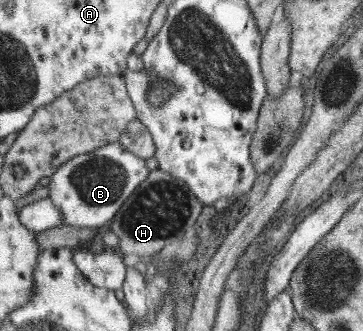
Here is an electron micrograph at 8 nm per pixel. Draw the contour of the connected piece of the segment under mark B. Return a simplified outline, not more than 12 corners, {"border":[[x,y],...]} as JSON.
{"border":[[121,142],[57,169],[48,197],[63,223],[110,228],[147,180]]}

